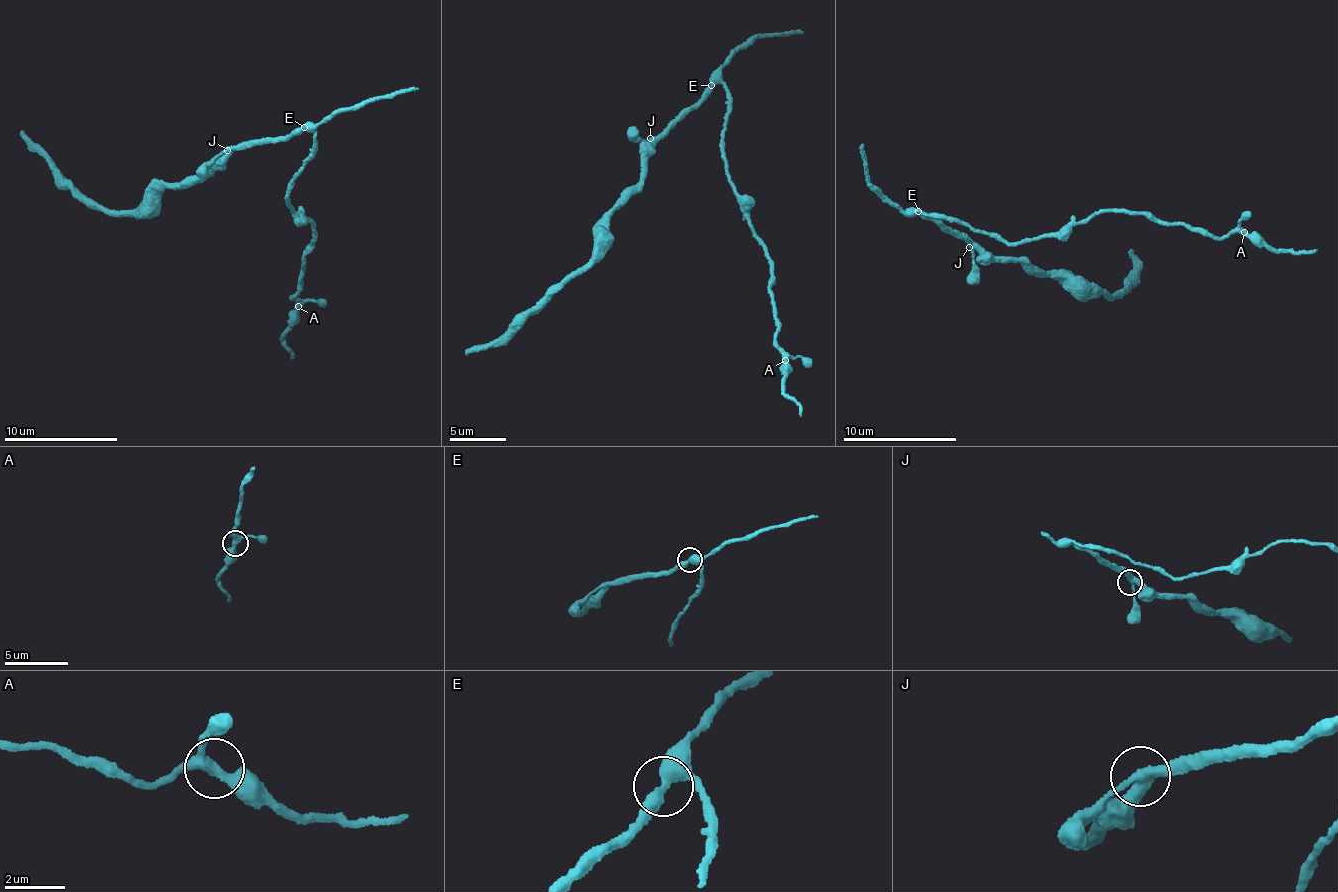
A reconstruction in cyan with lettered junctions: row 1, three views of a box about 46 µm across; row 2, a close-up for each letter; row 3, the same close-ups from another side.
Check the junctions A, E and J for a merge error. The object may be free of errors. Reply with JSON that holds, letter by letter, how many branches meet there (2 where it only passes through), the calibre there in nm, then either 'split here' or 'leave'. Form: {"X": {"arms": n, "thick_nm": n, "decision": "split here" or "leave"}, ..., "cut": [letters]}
{"A": {"arms": 3, "thick_nm": 320, "decision": "leave"}, "E": {"arms": 3, "thick_nm": 360, "decision": "leave"}, "J": {"arms": 3, "thick_nm": 320, "decision": "leave"}, "cut": []}

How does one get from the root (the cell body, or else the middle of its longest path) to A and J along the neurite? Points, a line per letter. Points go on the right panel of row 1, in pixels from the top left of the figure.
A: (921, 213), (960, 219), (975, 231), (1016, 242), (1061, 234), (1107, 212), (1155, 217), (1218, 237), (1243, 232)
J: (921, 213), (917, 213), (926, 215), (969, 247)

